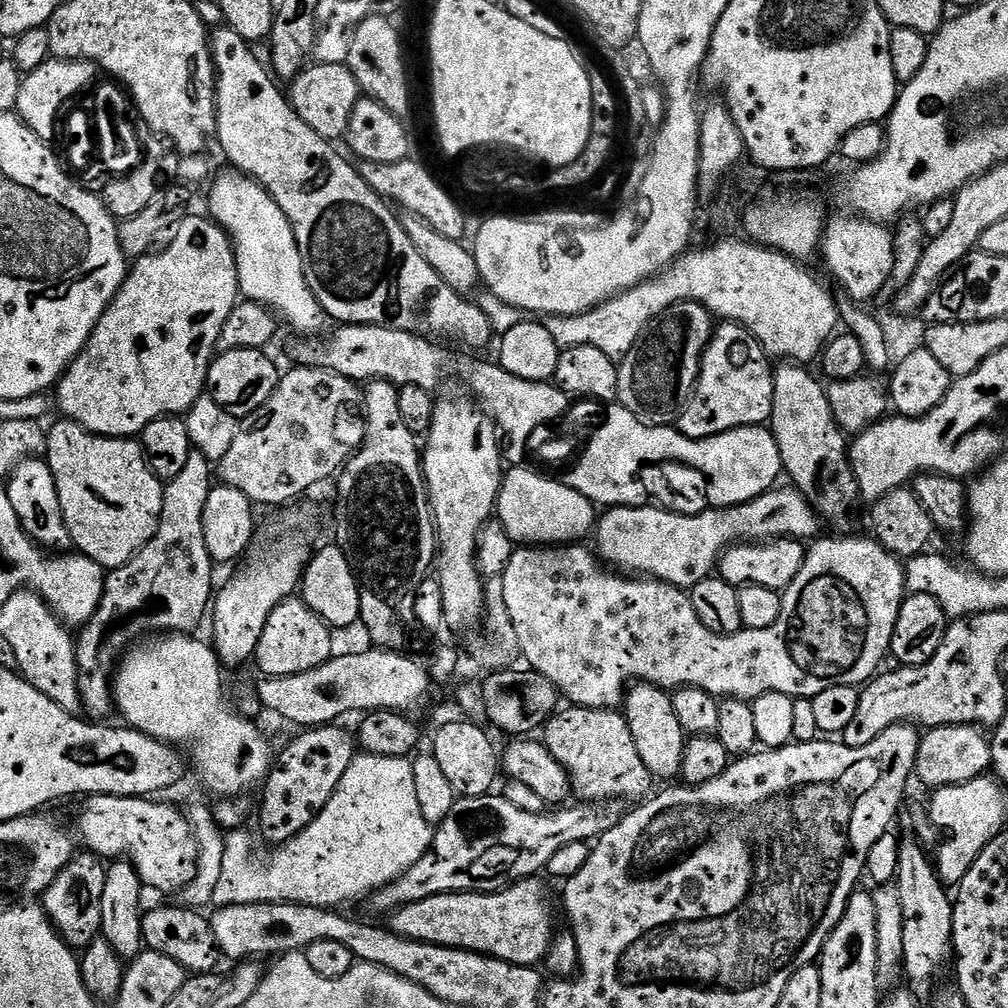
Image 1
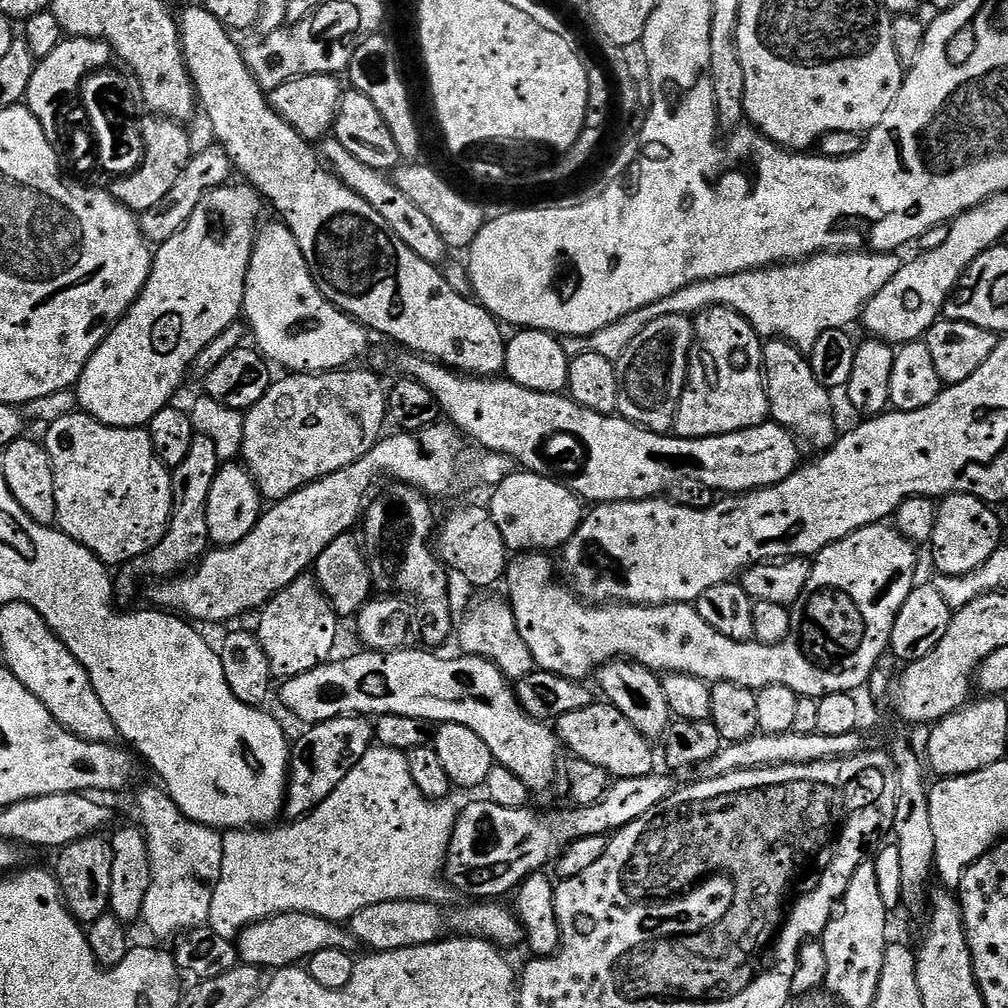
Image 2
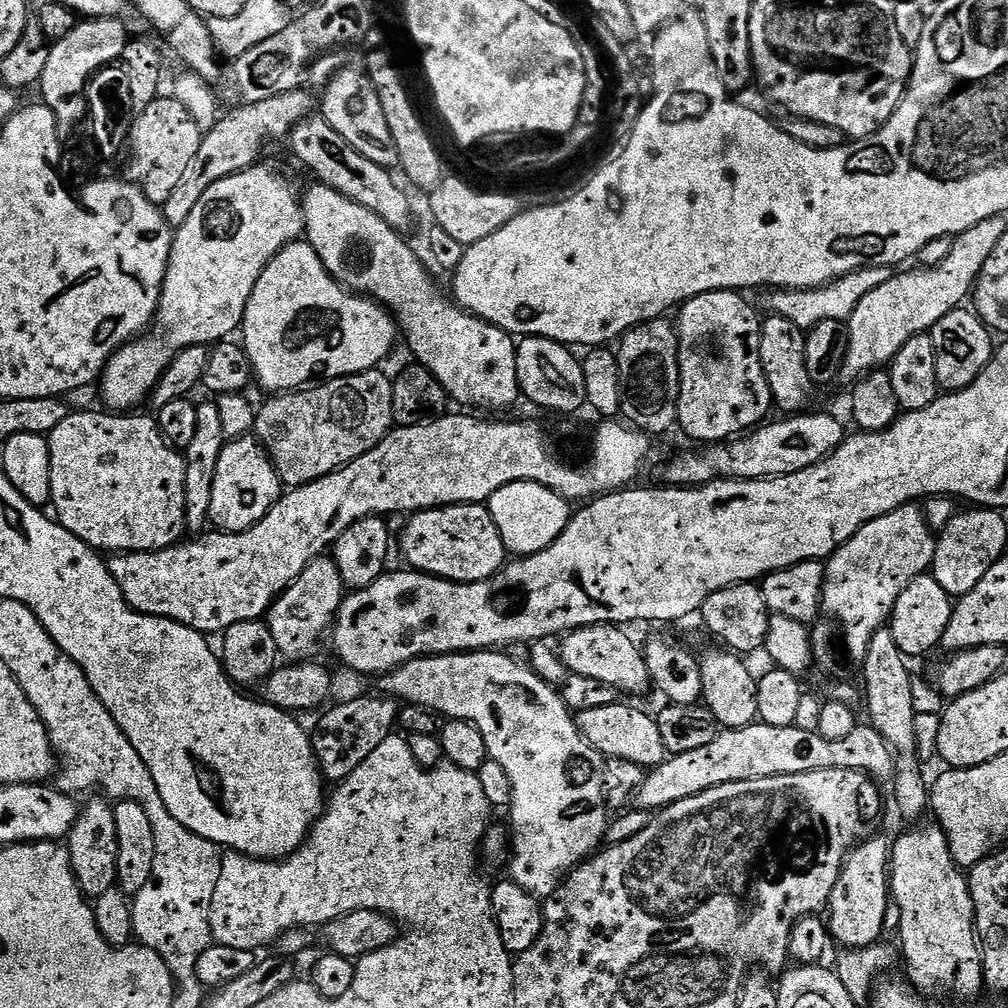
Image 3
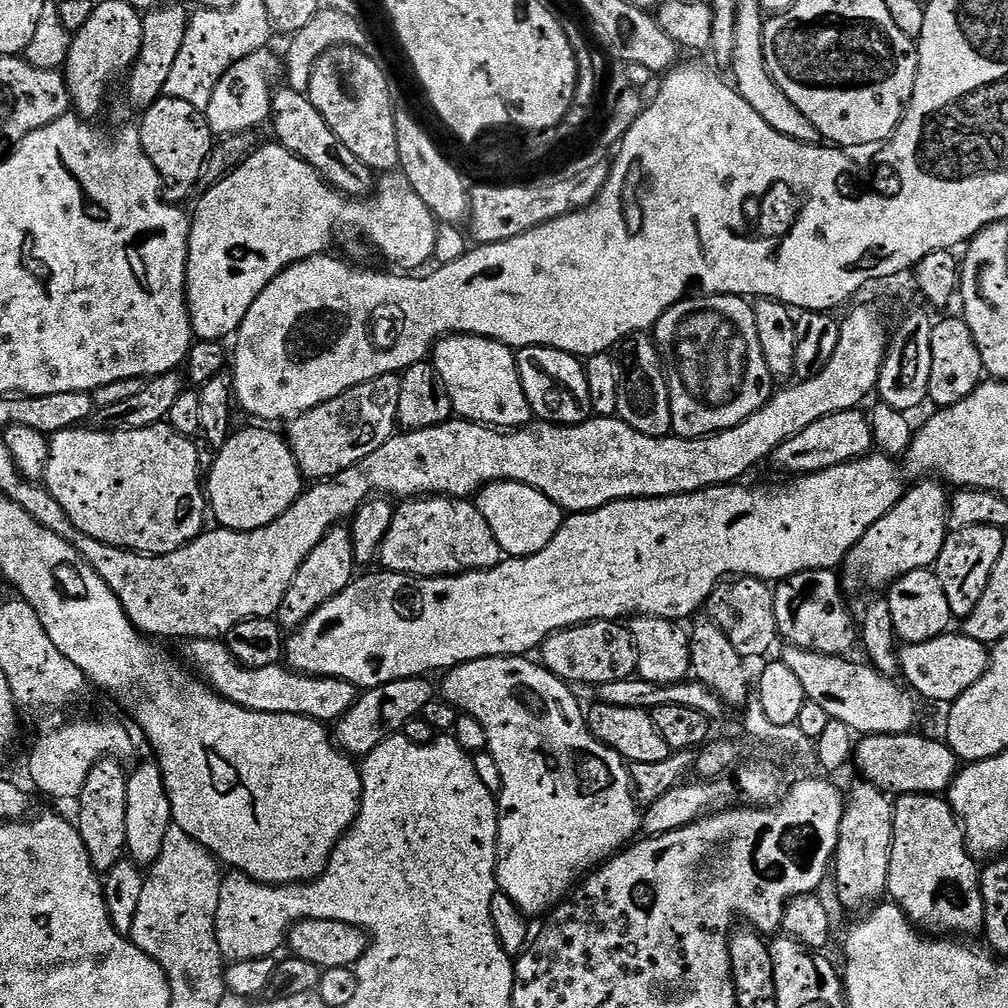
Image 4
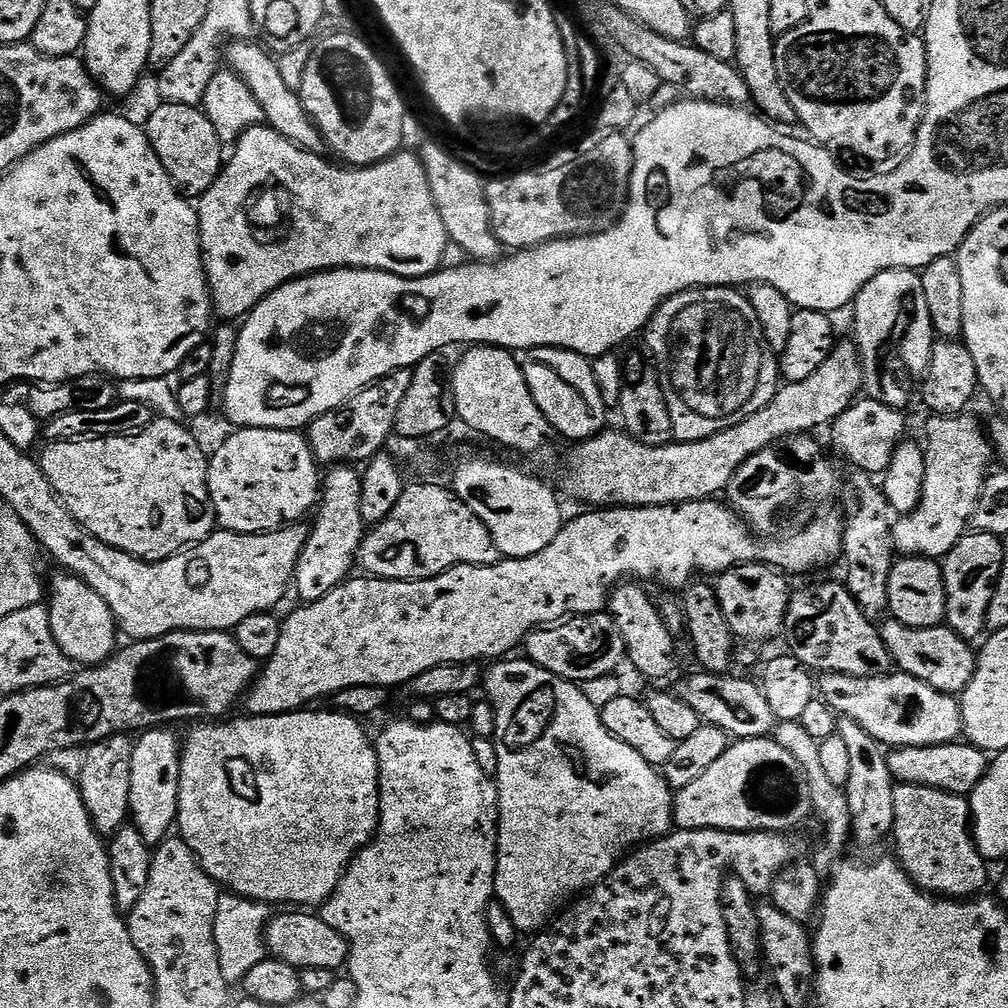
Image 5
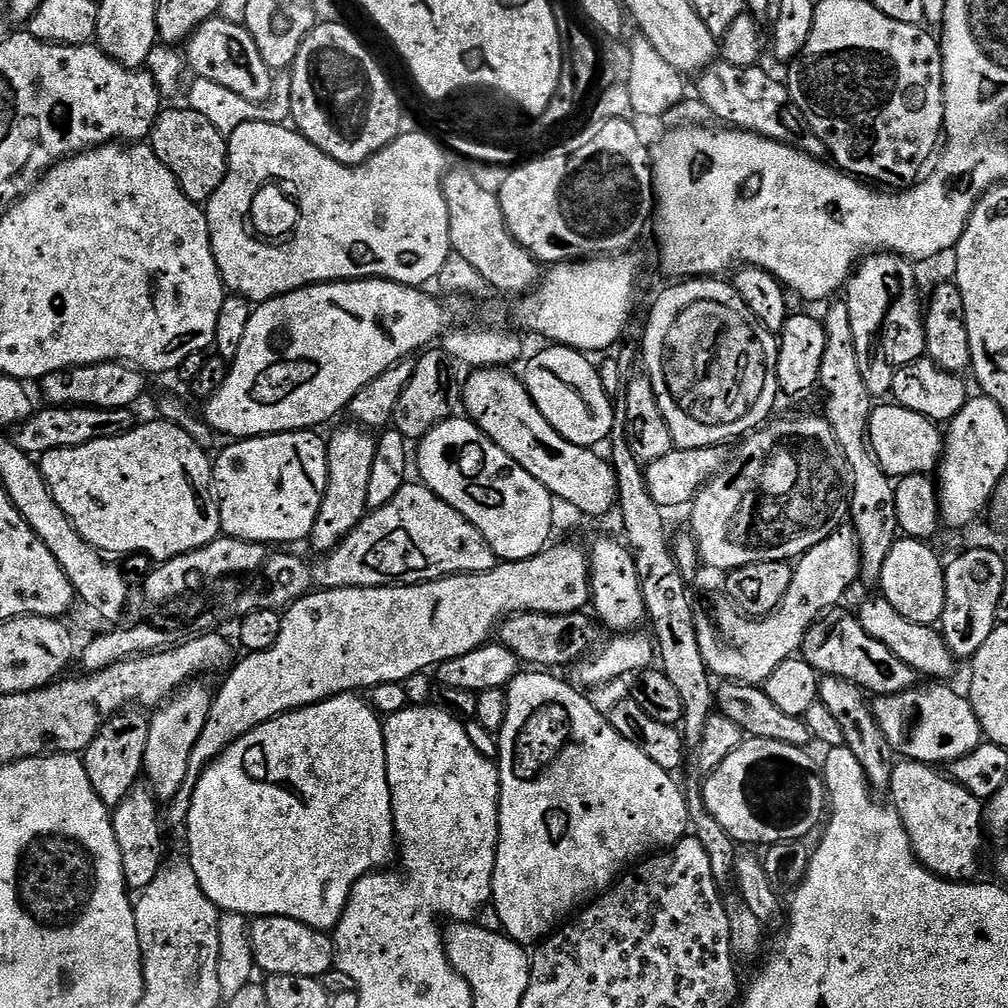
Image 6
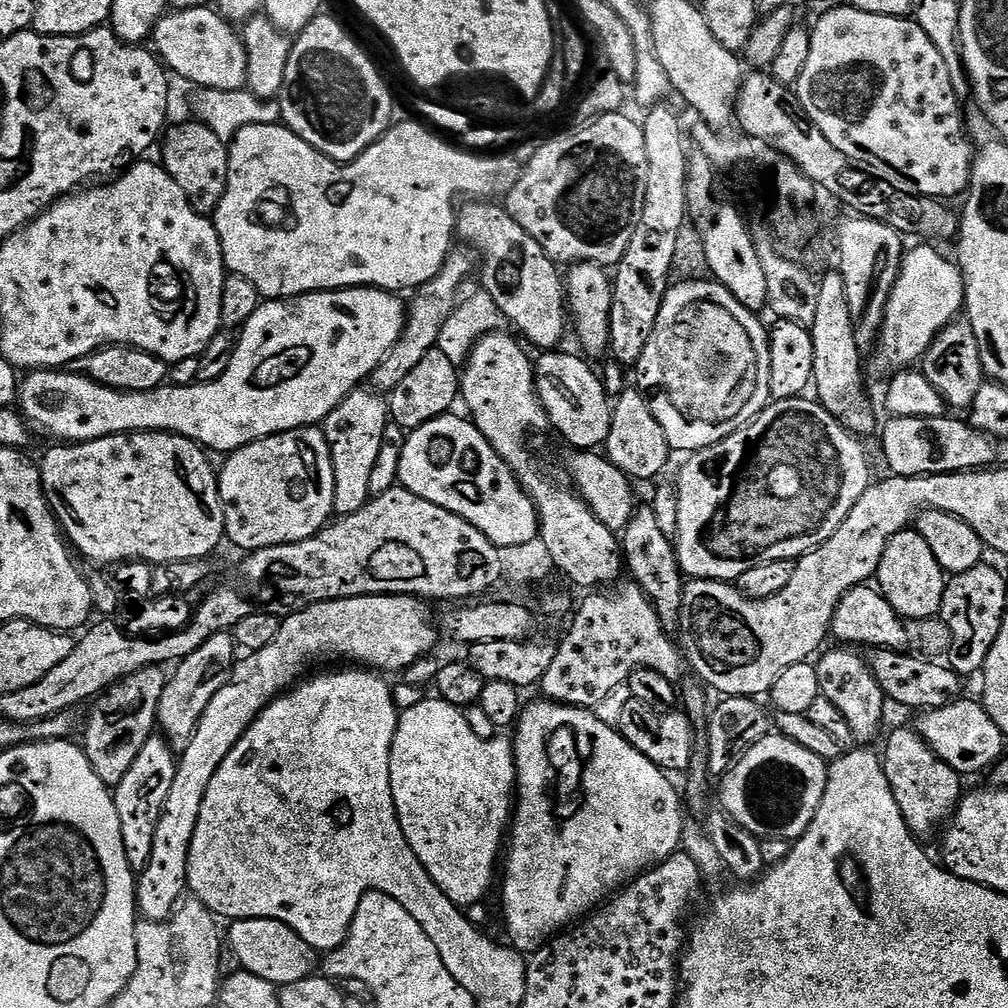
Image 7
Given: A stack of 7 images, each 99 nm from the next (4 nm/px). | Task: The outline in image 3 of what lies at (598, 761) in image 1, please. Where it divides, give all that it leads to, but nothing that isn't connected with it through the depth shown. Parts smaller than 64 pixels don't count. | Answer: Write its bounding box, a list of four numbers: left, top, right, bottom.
[576,702,669,770]

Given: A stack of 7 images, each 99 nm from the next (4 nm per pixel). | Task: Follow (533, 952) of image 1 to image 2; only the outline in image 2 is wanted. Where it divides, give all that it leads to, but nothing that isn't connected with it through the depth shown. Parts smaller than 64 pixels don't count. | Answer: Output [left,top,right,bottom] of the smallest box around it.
[346,900,524,953]

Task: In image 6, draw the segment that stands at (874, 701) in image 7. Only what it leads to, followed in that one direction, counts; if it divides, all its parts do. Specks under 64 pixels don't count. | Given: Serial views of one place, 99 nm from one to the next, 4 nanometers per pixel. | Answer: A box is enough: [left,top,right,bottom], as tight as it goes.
[818,676,898,790]

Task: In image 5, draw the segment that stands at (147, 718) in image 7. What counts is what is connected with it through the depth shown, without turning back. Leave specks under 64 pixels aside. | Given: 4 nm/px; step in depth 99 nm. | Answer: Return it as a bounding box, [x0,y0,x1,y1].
[78,734,134,838]

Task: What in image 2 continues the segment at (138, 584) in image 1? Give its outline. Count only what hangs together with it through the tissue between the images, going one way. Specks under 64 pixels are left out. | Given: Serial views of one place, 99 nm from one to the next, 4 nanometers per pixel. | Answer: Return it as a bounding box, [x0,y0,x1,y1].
[114,435,221,600]

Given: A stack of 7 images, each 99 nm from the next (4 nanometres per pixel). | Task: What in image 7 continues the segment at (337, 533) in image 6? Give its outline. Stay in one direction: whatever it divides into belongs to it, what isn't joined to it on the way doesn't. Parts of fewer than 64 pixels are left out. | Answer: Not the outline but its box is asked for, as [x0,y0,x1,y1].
[322,386,390,517]

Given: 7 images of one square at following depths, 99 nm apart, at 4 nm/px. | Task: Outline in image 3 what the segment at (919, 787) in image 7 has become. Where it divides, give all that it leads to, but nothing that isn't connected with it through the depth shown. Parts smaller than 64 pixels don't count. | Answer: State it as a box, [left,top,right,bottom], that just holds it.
[890,822,986,1000]

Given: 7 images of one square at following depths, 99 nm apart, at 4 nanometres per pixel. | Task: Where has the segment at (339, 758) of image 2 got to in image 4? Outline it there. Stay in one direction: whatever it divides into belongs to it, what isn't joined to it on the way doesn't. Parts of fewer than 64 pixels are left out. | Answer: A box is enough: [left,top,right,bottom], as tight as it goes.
[334,676,438,758]

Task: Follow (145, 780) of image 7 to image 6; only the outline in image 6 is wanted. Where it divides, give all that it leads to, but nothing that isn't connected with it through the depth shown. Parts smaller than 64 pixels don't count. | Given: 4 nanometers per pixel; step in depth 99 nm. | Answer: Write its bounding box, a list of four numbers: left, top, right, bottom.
[112,786,165,893]

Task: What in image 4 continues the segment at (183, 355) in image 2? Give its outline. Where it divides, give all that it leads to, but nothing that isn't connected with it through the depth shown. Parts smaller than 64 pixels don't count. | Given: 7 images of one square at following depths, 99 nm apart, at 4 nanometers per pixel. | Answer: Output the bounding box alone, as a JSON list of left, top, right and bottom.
[186,142,438,341]

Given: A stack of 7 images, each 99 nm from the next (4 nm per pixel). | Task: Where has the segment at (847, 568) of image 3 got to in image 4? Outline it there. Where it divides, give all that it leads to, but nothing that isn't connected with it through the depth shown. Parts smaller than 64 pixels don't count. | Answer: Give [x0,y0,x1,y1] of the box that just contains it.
[846,478,950,586]

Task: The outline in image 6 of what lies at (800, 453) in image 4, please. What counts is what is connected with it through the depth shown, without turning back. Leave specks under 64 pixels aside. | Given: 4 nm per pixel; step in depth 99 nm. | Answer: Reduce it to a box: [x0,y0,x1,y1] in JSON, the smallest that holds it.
[868,402,944,478]

